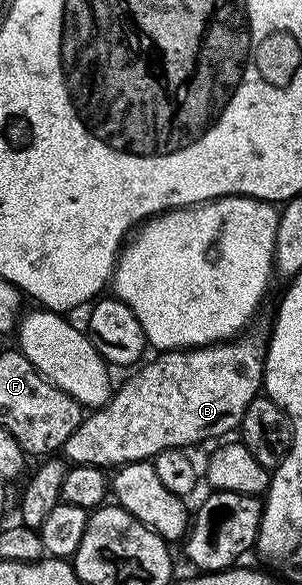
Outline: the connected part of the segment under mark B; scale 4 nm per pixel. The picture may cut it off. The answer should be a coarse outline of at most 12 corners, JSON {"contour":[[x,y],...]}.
{"contour":[[263,340],[163,351],[64,441],[117,469],[241,428]]}

